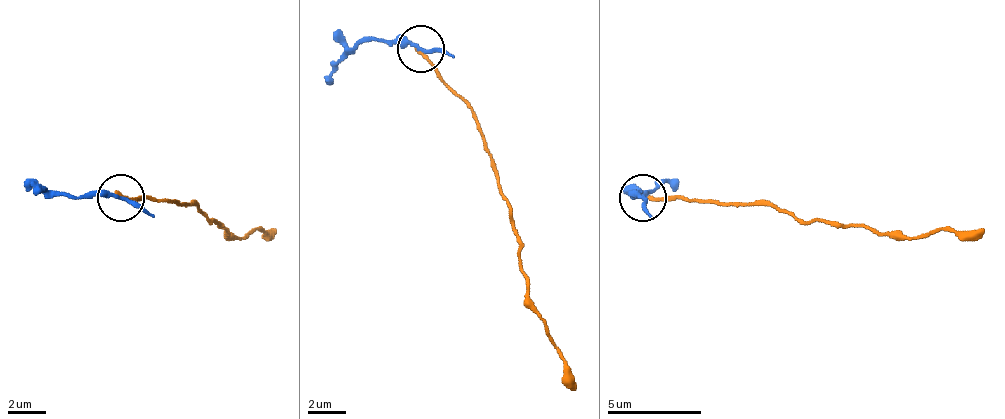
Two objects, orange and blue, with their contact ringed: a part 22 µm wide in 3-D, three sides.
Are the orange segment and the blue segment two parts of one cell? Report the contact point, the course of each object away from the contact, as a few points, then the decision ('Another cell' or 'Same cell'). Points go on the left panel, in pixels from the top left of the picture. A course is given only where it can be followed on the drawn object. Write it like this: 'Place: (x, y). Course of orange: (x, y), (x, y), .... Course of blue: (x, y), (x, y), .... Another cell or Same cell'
Place: (120, 198). Course of orange: (121, 197), (192, 201), (230, 234), (277, 230). Course of blue: (121, 197), (65, 197), (27, 178). Another cell

